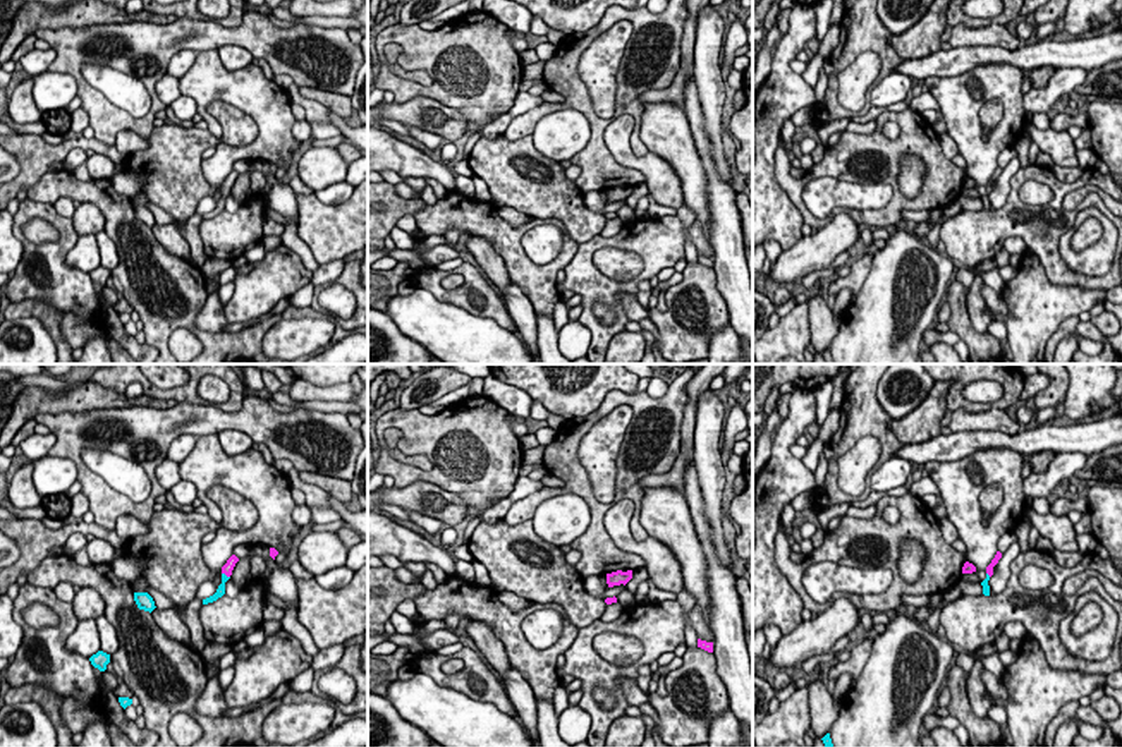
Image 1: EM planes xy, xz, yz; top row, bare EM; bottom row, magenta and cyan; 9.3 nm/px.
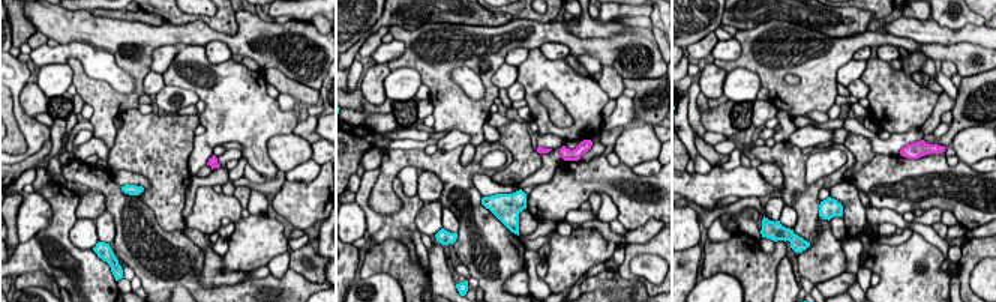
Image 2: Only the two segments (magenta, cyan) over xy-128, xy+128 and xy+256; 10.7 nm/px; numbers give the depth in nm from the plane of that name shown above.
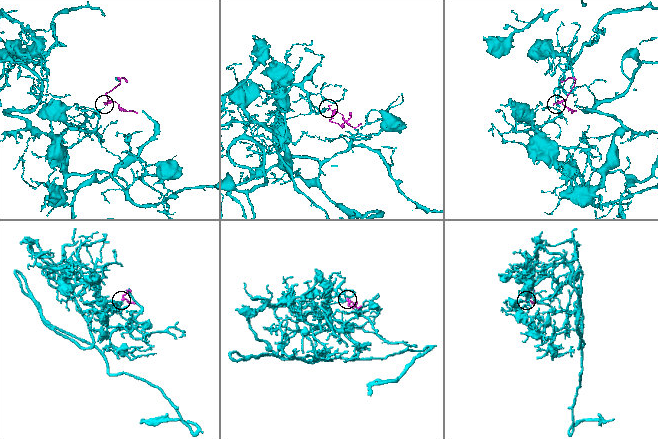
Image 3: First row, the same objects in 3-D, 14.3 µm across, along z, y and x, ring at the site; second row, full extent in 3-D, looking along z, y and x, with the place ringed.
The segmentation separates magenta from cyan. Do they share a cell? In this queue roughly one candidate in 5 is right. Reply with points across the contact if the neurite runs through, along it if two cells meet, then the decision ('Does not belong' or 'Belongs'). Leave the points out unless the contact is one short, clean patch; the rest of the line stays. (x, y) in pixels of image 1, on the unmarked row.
Path across: xy (227, 184), (225, 189), (220, 206). Belongs

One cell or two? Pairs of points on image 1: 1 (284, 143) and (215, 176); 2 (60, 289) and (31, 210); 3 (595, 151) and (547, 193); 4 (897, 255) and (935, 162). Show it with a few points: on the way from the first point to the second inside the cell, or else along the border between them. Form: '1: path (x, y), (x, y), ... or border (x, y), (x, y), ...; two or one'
1: path (267, 146), (251, 153), (234, 153), (229, 158); one
2: path (57, 267), (64, 229), (54, 218); one
3: border (574, 181), (583, 193); two
4: border (904, 222), (896, 227); two

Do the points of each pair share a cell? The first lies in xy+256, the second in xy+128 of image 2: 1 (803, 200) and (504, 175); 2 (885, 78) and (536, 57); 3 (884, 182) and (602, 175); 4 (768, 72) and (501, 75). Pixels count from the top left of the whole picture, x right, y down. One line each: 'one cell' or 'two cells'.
1: two cells
2: one cell
3: one cell
4: two cells

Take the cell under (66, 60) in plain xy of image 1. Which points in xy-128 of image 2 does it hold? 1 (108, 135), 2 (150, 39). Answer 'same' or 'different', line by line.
1: same
2: same

